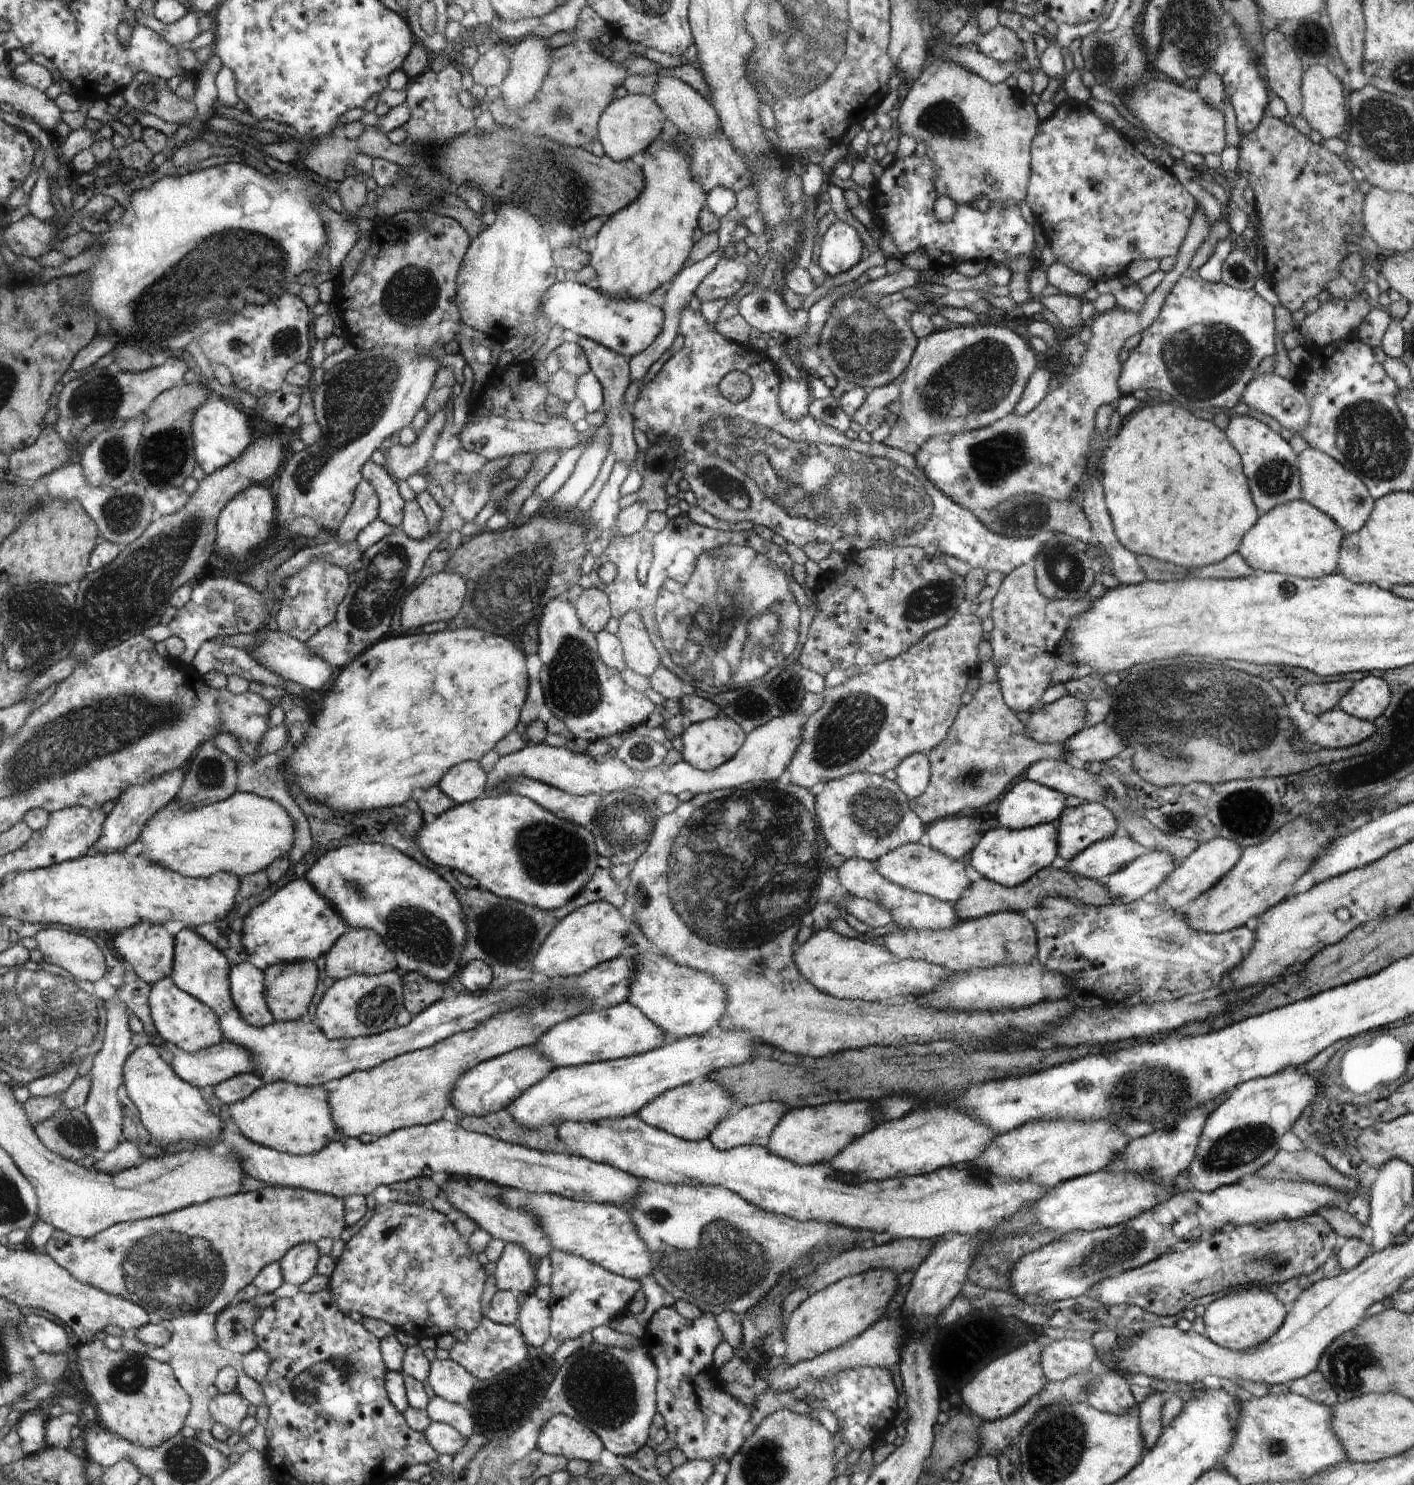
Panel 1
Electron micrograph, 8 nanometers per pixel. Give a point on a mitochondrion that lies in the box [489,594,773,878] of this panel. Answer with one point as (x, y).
(574, 685)

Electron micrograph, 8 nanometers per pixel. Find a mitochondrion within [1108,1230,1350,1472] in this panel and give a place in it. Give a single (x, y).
(1275, 1262)

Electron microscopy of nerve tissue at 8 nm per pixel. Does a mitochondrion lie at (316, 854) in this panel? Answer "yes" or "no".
no

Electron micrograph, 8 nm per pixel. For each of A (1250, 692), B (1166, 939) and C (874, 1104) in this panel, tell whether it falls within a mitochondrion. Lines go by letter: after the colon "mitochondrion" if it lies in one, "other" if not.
A: mitochondrion
B: mitochondrion
C: other

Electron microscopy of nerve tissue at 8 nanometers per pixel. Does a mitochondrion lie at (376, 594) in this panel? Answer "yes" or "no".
yes

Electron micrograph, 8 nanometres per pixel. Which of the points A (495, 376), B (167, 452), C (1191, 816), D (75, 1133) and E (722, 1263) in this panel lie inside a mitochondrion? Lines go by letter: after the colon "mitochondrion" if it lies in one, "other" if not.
A: other
B: mitochondrion
C: mitochondrion
D: mitochondrion
E: mitochondrion

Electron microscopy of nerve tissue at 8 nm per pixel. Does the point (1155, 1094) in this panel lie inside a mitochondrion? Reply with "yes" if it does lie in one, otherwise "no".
yes

